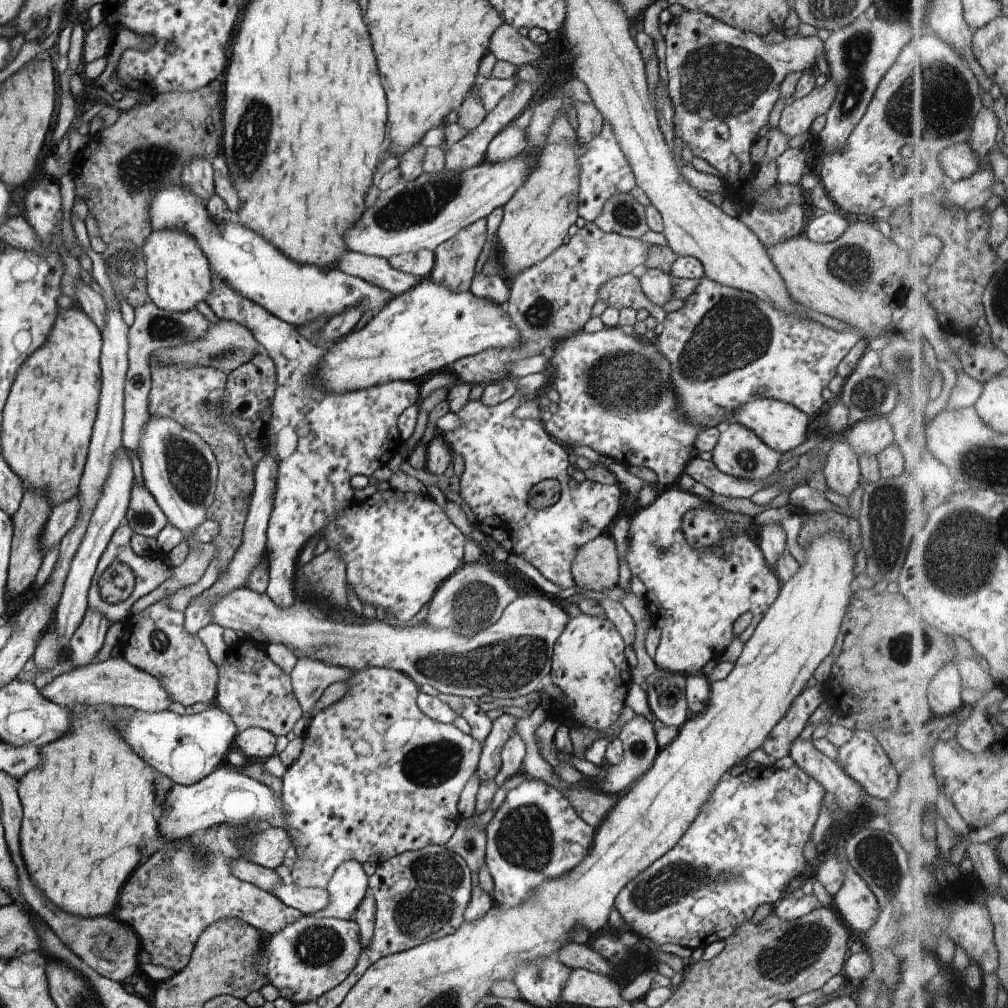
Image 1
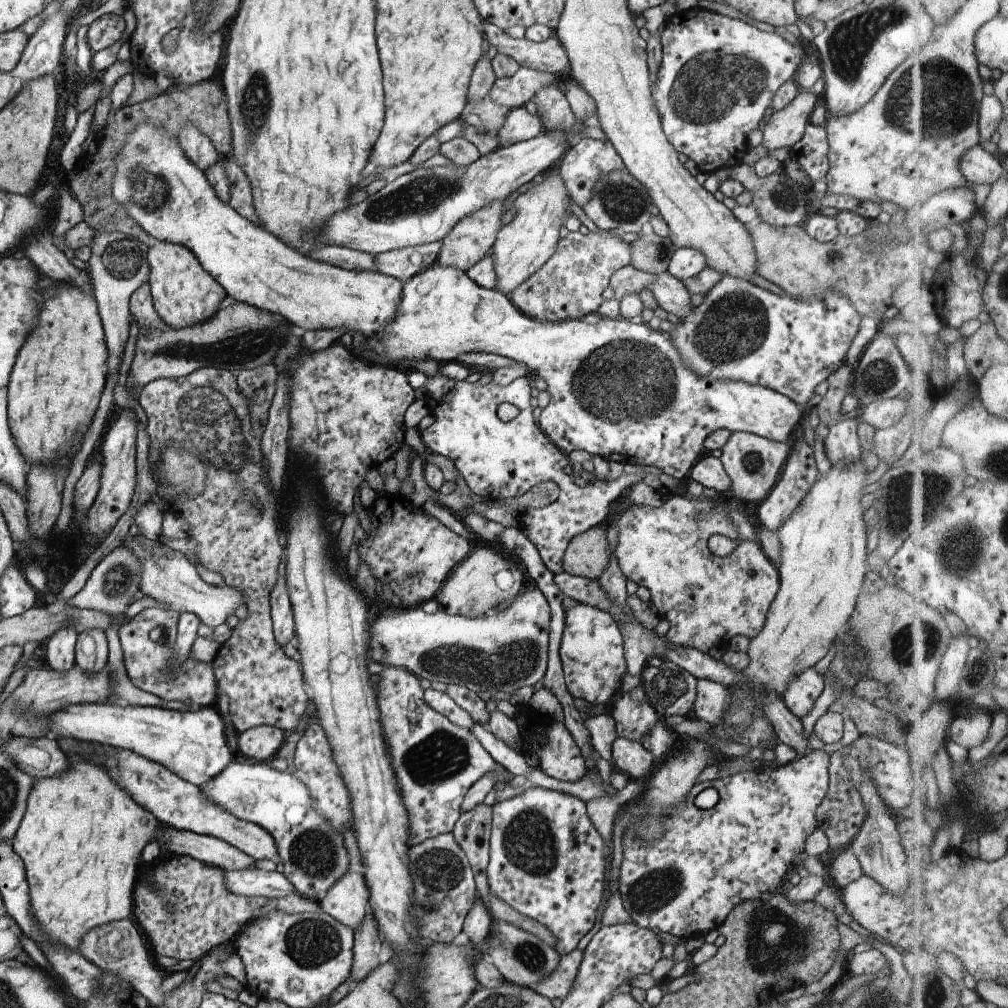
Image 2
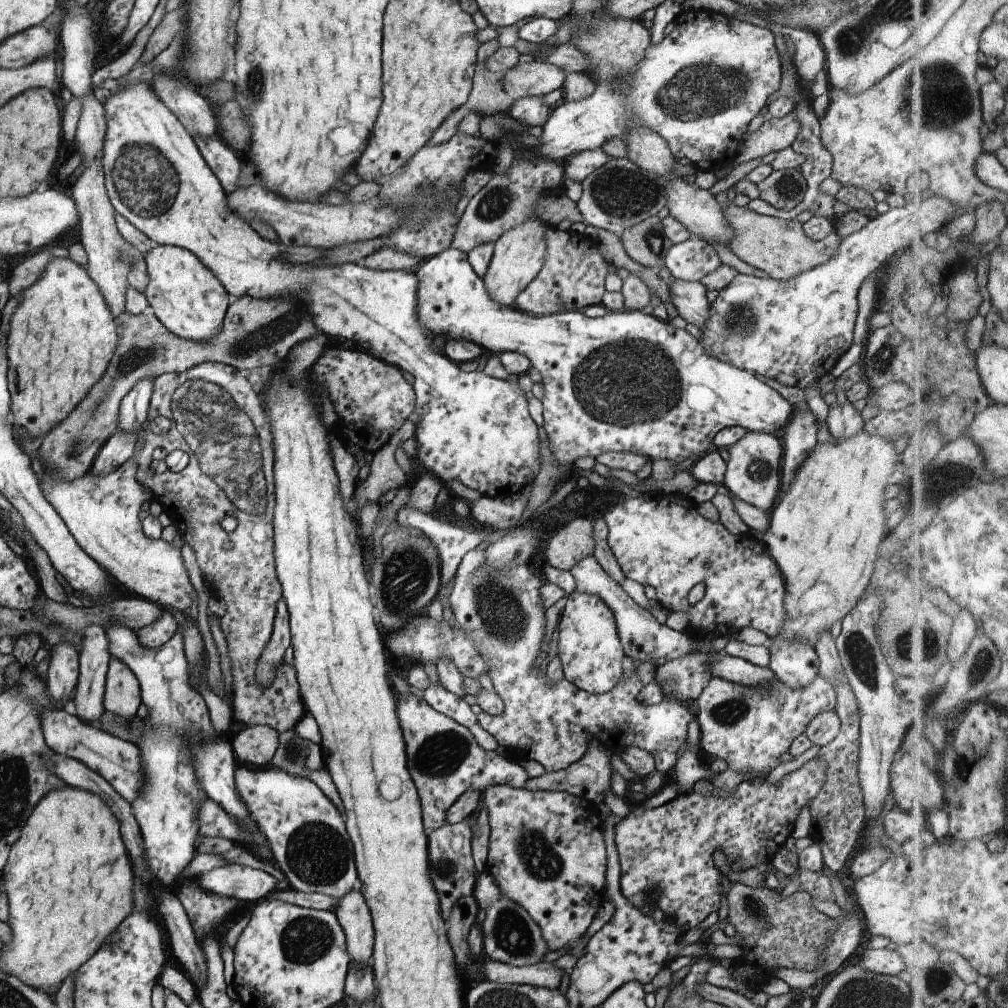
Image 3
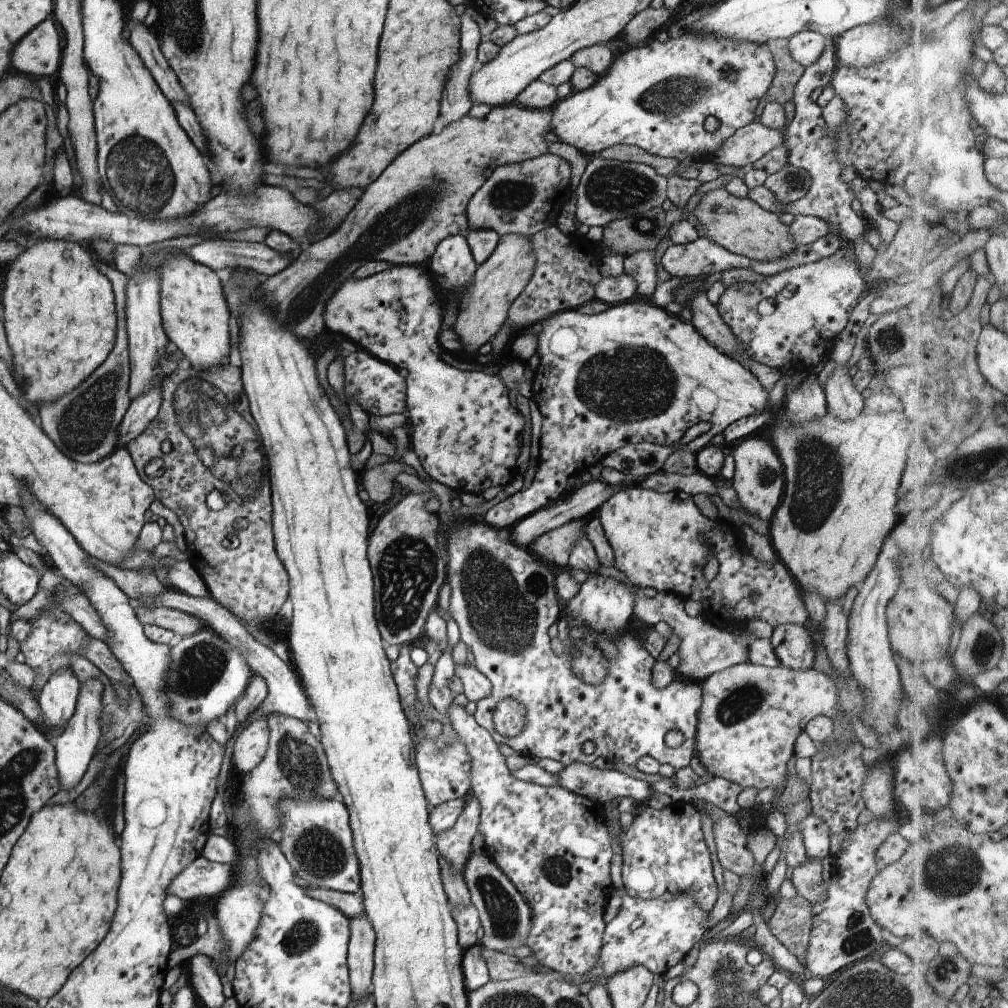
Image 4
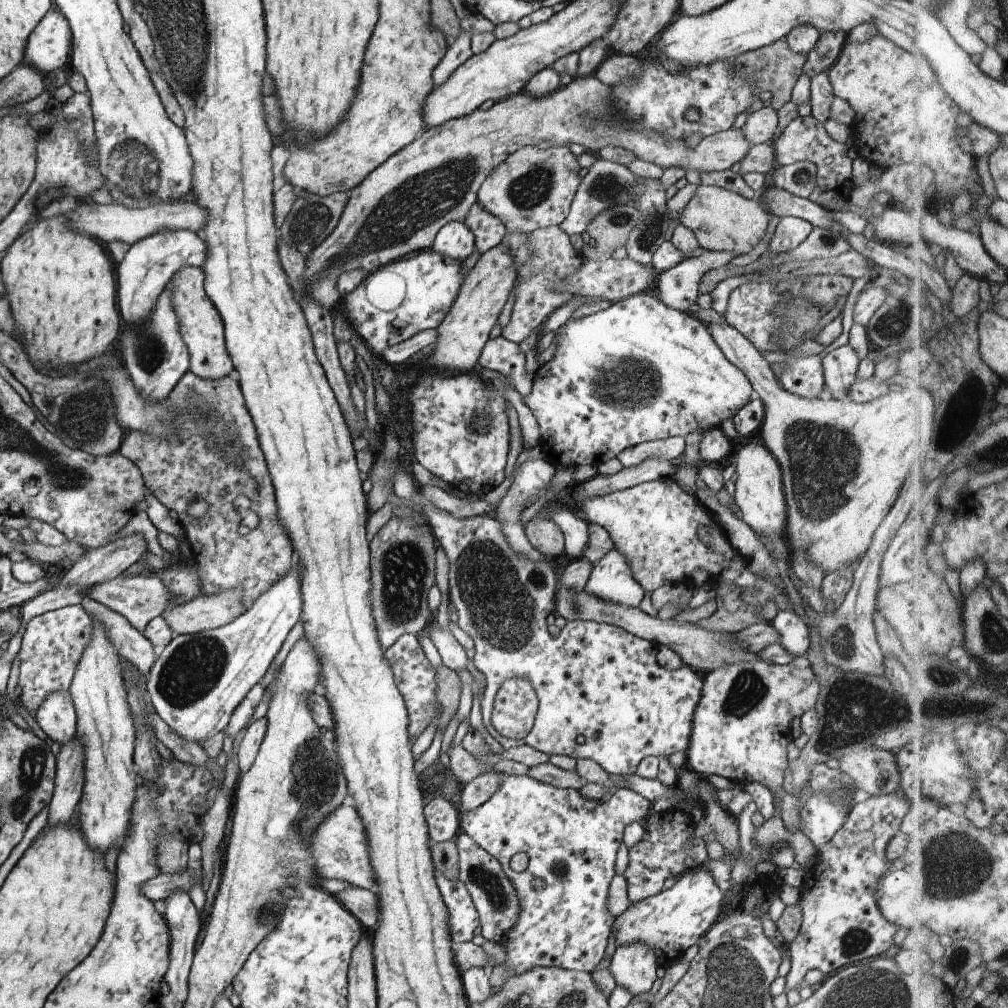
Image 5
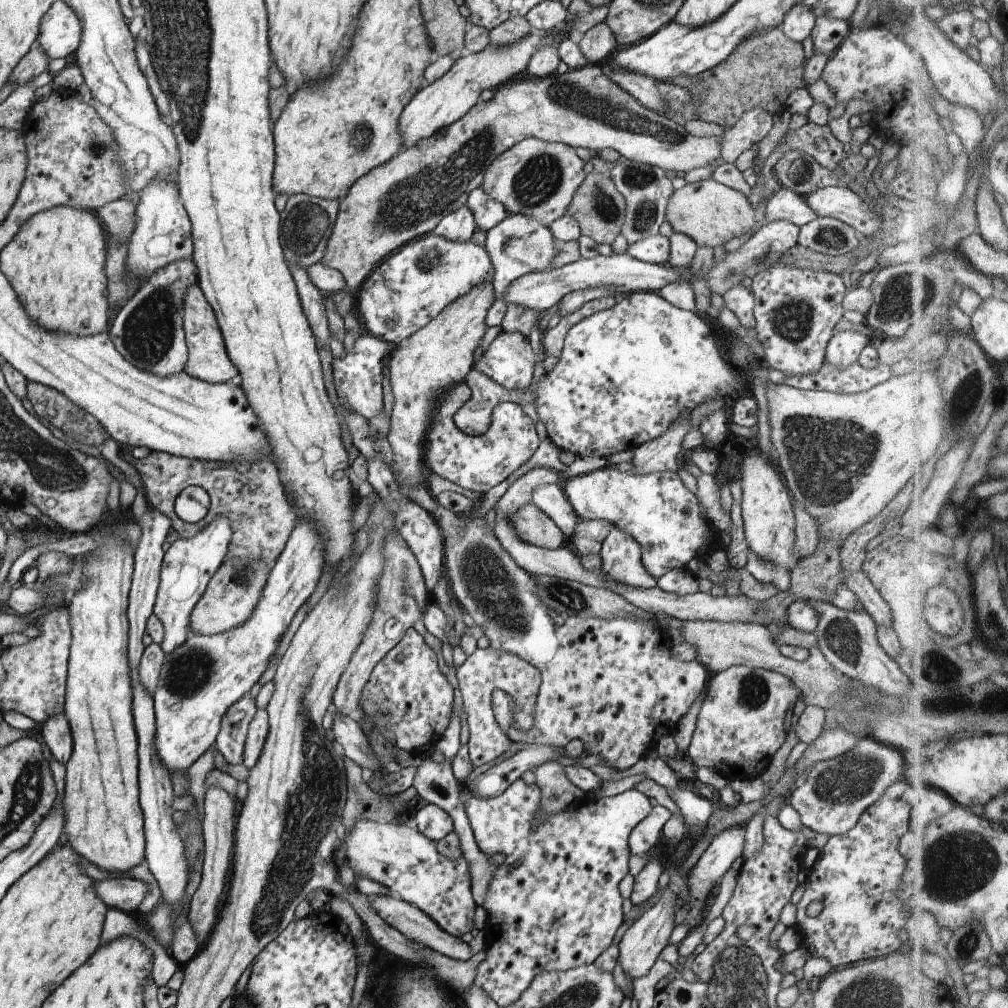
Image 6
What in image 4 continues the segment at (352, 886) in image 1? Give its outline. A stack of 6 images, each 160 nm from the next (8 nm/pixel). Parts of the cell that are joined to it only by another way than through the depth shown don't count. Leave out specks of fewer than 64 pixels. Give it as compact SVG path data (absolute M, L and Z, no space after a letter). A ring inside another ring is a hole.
M366 915L349 918L349 945L347 963L351 994L355 999L370 994L374 968L375 933L373 924Z

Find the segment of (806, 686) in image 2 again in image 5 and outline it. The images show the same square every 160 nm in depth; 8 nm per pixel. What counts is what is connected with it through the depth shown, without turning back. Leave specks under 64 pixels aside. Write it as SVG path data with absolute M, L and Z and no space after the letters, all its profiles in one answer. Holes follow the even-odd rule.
M780 610L771 624L778 632L779 644L782 644L786 652L798 658L806 657L810 644L810 628L799 611Z

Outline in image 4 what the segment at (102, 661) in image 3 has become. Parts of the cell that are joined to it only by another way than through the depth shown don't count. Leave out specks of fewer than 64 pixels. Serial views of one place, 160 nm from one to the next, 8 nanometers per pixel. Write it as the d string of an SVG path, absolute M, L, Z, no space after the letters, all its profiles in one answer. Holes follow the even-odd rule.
M92 677L80 684L76 712L66 724L65 731L57 739L54 738L57 744L57 769L63 789L70 790L82 780L90 760L98 753L102 742L103 686L104 683L98 677Z

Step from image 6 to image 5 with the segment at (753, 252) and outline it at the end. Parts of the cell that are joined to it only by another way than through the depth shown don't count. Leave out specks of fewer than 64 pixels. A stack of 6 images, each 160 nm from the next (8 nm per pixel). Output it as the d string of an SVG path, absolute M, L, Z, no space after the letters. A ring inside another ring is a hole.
M782 216L770 242L769 251L780 254L794 250L808 238L812 228L813 225L806 219Z

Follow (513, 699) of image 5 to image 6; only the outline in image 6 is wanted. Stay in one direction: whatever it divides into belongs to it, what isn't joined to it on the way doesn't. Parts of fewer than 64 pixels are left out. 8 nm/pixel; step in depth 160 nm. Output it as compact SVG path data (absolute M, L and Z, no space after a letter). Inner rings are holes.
M491 647L477 648L466 658L464 664L456 668L458 687L462 700L463 710L468 715L468 727L470 728L470 740L468 750L470 759L475 767L482 766L492 760L496 760L507 751L512 741L502 732L500 725L494 717L491 706L492 695L496 690L502 690L505 694L514 698L513 716L518 731L528 731L532 727L534 716L534 704L541 684L541 673L538 668L528 664L514 653L502 652Z

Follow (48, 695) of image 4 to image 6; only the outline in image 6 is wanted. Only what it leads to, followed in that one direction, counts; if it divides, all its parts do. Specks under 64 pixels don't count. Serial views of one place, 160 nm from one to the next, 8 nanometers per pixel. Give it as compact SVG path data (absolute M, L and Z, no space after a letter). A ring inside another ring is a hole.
M64 714L53 716L39 729L44 742L56 761L66 765L73 755L73 732L69 720Z

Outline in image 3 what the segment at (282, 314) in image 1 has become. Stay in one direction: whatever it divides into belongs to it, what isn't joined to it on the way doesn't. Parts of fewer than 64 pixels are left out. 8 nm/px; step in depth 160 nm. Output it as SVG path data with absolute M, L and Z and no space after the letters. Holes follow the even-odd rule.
M133 75L120 79L120 87L118 92L114 92L108 96L108 100L103 103L106 112L106 135L103 143L103 172L105 176L105 188L108 198L115 213L121 214L140 232L143 232L158 245L173 245L190 250L201 262L220 280L222 286L228 295L238 297L248 296L254 299L262 298L280 298L280 296L290 296L294 300L302 300L304 304L308 304L308 314L310 320L314 322L314 326L320 330L324 335L336 336L337 338L345 338L356 342L358 346L370 353L372 356L397 367L401 371L408 372L414 377L412 384L415 394L415 408L414 412L422 417L420 423L415 424L415 440L418 442L417 456L423 466L428 470L432 476L436 476L444 486L449 486L452 481L459 481L464 486L478 491L483 496L489 498L496 498L503 501L506 498L513 498L520 494L522 488L535 480L535 477L540 472L542 466L542 454L540 454L540 438L538 437L538 427L536 422L528 411L528 399L526 398L527 383L521 378L513 376L511 380L498 380L498 378L491 378L484 374L484 372L462 372L459 365L451 361L444 353L435 353L432 349L432 342L434 336L430 334L428 328L422 326L422 322L418 320L418 276L415 271L394 270L394 271L380 271L370 270L359 262L350 264L338 264L338 266L322 266L320 264L290 264L284 254L287 248L283 246L283 242L276 240L264 240L260 234L257 234L249 222L242 220L240 216L236 216L234 212L230 212L228 202L226 202L226 194L222 189L218 178L214 176L214 172L210 170L208 164L204 161L202 154L199 152L194 139L188 133L188 130L180 124L180 120L172 112L170 108L162 102L162 100L155 94L150 83L142 82L142 80L135 80Z

